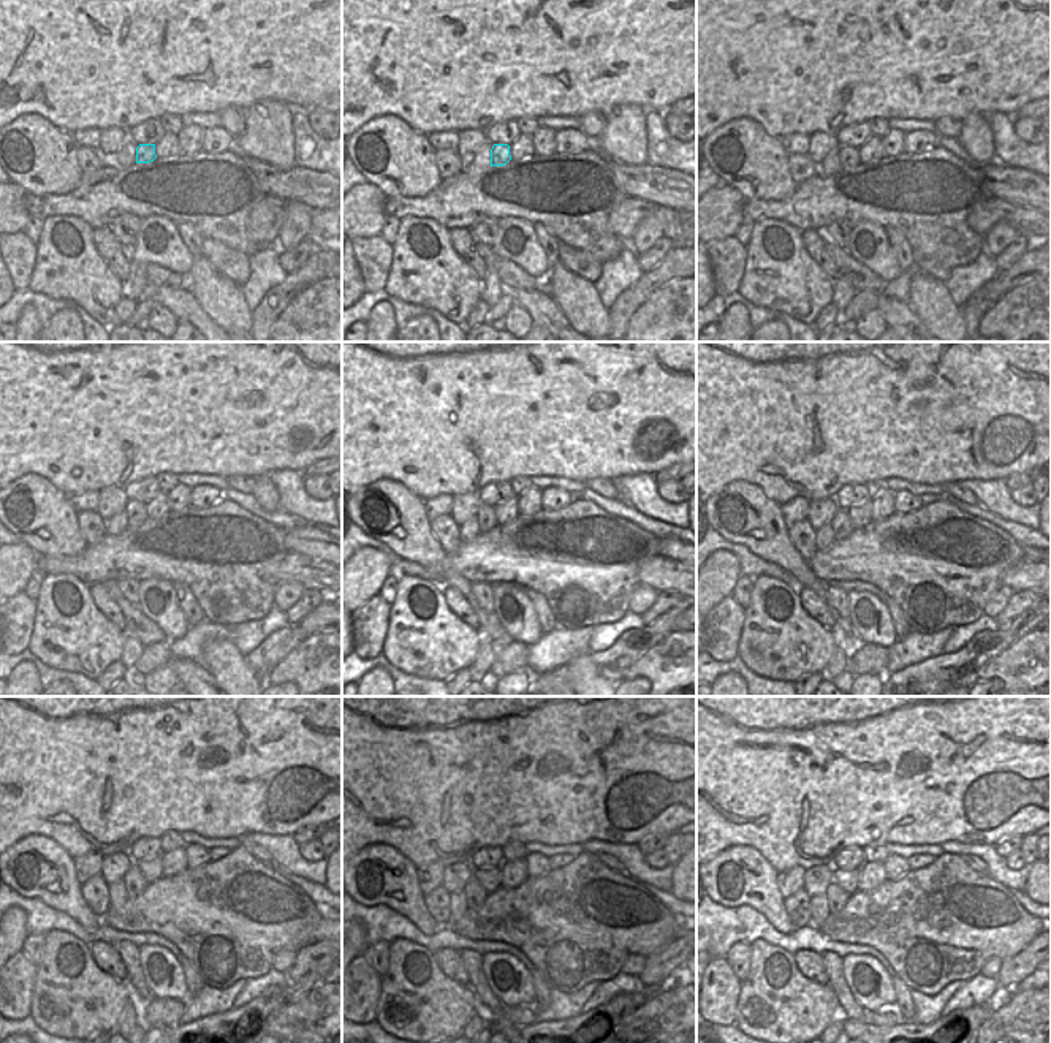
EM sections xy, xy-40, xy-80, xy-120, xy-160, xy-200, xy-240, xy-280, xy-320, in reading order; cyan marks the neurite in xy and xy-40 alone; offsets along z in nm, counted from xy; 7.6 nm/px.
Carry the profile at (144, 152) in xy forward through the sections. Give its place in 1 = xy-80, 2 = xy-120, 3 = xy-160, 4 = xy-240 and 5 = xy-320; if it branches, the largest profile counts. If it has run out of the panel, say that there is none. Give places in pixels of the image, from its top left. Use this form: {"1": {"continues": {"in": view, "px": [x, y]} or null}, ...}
{"1": {"continues": {"in": "xy-80", "px": [849, 157]}}, "2": {"continues": {"in": "xy-120", "px": [135, 510]}}, "3": {"continues": {"in": "xy-160", "px": [486, 516]}}, "4": {"continues": {"in": "xy-240", "px": [135, 883]}}, "5": {"continues": {"in": "xy-320", "px": [847, 880]}}}

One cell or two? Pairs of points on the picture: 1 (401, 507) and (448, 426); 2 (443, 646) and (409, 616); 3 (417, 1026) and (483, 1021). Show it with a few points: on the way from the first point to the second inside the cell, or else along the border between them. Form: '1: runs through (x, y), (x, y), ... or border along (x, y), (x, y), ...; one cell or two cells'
1: border along (374, 481), (393, 478), (423, 500); two cells
2: runs through (436, 640), (417, 621); one cell
3: border along (483, 1012), (477, 1013), (466, 1026); two cells

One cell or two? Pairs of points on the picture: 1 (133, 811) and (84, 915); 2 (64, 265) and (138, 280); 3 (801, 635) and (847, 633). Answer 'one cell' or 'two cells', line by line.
1: two cells
2: two cells
3: two cells

